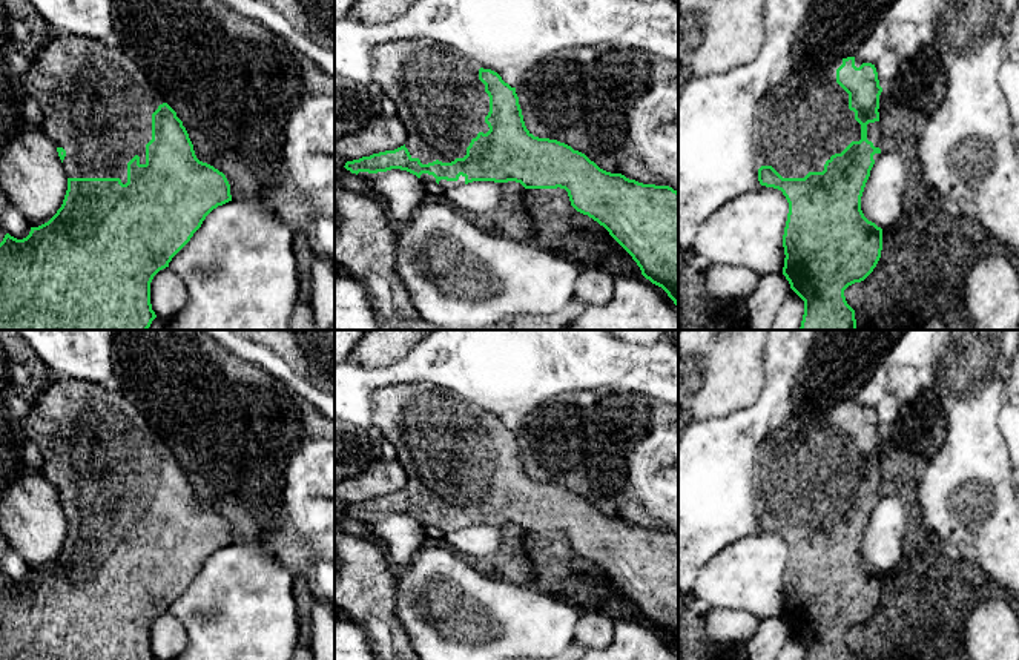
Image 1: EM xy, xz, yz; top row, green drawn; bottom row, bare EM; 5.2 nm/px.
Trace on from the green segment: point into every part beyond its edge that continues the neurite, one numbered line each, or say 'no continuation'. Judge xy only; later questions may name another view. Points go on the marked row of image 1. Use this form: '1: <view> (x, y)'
1: xy (97, 103)

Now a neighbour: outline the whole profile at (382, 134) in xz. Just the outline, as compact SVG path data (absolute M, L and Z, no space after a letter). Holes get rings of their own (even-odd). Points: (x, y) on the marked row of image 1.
M379 115L367 127L335 143L335 153L345 161L359 160L373 153L394 150L407 143L407 130L401 118Z

